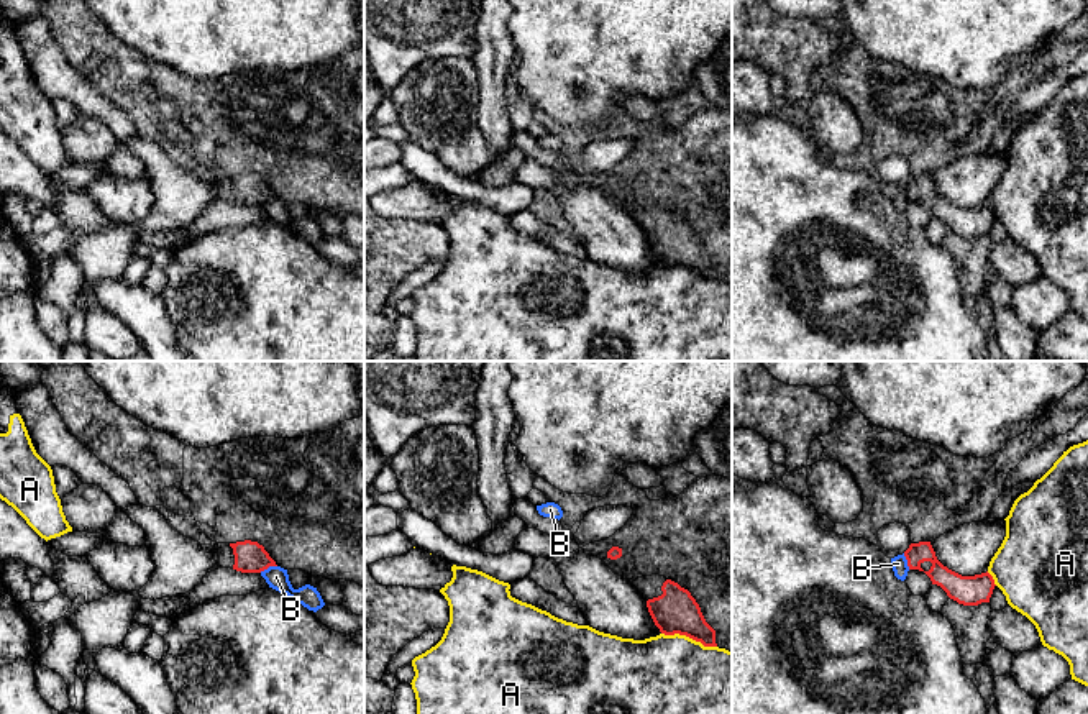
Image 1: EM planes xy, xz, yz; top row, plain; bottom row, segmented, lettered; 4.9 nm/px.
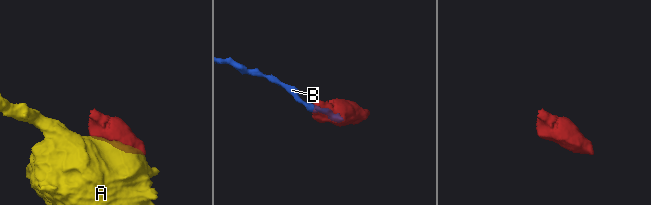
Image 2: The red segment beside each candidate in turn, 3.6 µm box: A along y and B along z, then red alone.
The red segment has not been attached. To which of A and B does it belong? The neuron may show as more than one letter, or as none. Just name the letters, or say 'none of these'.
none of these

